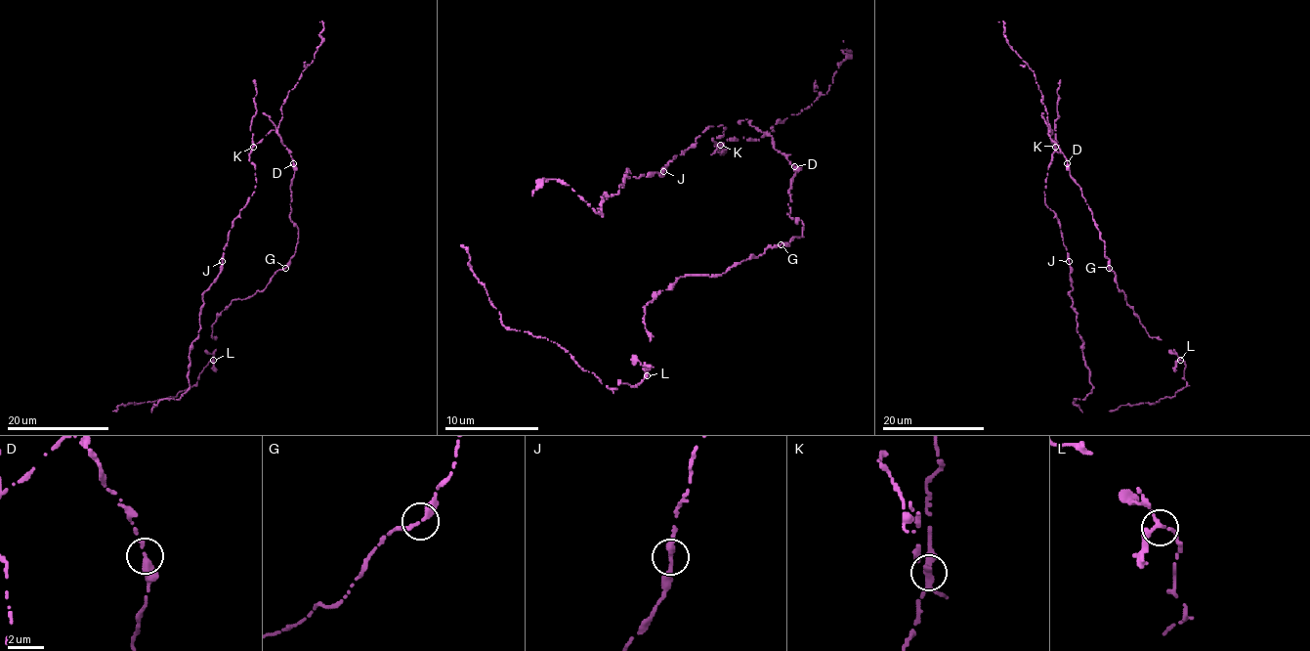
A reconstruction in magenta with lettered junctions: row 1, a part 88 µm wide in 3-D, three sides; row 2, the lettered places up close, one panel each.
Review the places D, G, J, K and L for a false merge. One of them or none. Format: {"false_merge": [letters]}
{"false_merge": ["K"]}

